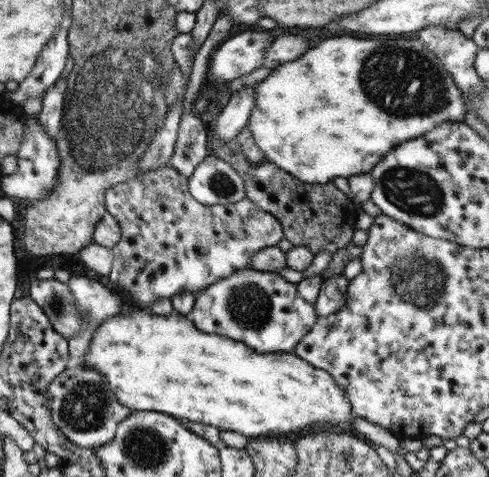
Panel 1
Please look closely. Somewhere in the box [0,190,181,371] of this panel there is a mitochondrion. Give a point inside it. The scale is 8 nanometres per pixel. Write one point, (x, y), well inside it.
(56, 305)

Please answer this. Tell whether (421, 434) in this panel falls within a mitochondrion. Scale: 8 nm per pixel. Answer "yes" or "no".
no

